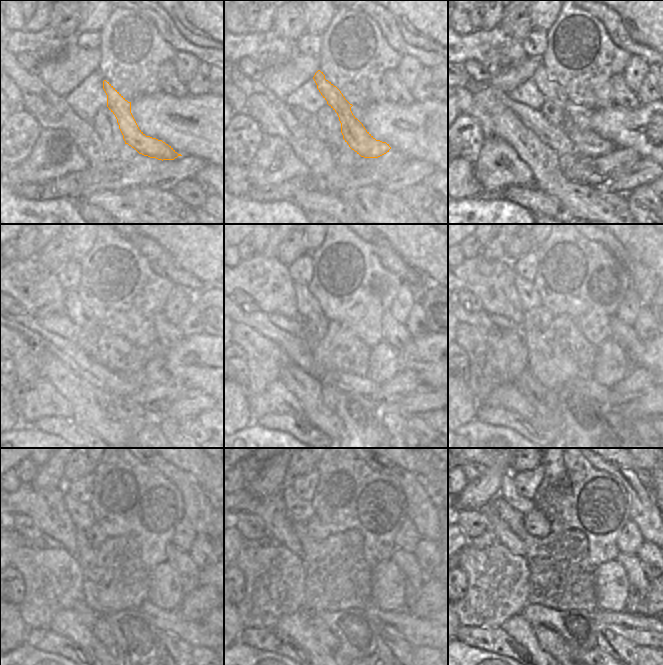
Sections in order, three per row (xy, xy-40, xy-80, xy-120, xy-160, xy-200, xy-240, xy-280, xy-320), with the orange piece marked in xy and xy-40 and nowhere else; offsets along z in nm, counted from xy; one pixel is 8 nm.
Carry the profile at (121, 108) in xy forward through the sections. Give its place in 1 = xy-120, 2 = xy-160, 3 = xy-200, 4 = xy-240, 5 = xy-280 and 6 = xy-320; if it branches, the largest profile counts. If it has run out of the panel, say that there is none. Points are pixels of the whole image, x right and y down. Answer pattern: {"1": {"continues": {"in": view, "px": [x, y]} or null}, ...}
{"1": {"continues": {"in": "xy-120", "px": [93, 309]}}, "2": {"continues": {"in": "xy-160", "px": [307, 304]}}, "3": {"continues": {"in": "xy-200", "px": [530, 298]}}, "4": {"continues": {"in": "xy-240", "px": [81, 514]}}, "5": {"continues": {"in": "xy-280", "px": [300, 510]}}, "6": {"continues": {"in": "xy-320", "px": [508, 490]}}}

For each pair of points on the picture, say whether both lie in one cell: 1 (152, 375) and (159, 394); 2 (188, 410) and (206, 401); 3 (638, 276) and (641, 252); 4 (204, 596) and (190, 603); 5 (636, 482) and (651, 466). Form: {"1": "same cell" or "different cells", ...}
{"1": "different cells", "2": "same cell", "3": "different cells", "4": "same cell", "5": "different cells"}

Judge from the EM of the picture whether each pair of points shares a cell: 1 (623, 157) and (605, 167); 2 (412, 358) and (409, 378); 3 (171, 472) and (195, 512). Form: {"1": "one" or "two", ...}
{"1": "one", "2": "two", "3": "one"}

